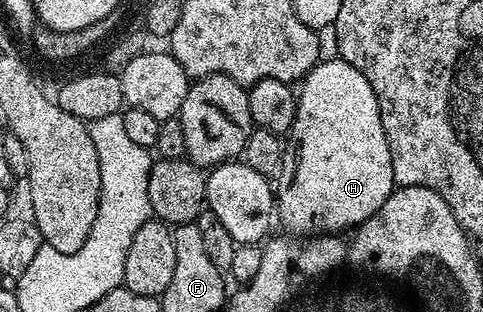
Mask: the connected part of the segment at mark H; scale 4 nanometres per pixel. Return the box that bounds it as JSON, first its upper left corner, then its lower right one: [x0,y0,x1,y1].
[274,59,397,235]

